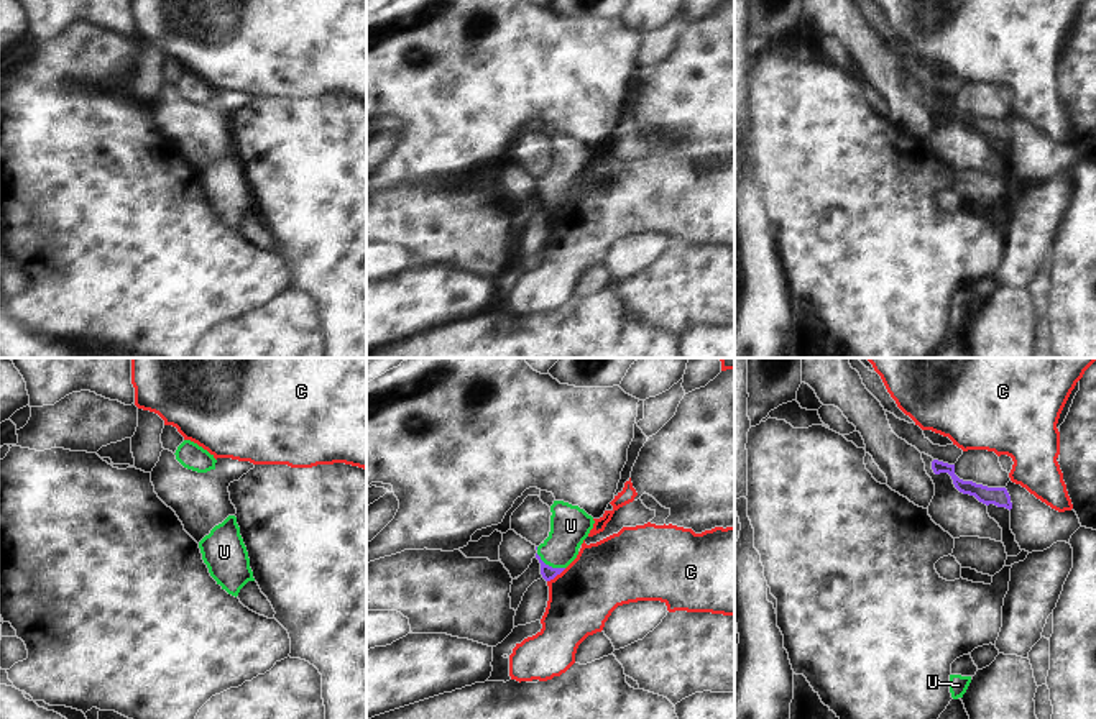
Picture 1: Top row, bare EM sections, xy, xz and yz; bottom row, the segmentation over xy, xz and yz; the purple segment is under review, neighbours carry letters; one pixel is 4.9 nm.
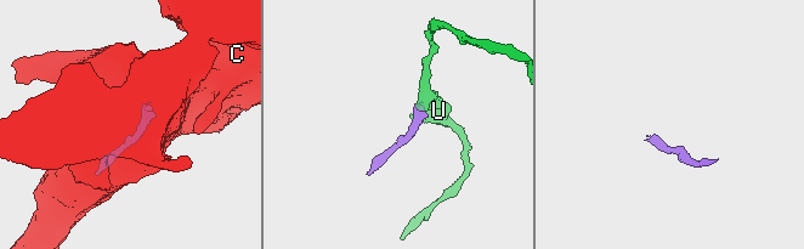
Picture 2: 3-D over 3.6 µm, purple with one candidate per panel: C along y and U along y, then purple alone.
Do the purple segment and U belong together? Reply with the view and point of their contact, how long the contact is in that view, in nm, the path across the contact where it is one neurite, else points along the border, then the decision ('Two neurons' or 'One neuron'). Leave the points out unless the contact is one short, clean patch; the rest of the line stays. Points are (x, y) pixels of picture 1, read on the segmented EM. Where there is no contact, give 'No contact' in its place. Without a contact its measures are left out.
Touches purple at xz (551, 567). Shared border 160 nm. Path across: xz (548, 572), (551, 567), (571, 526). One neuron.

